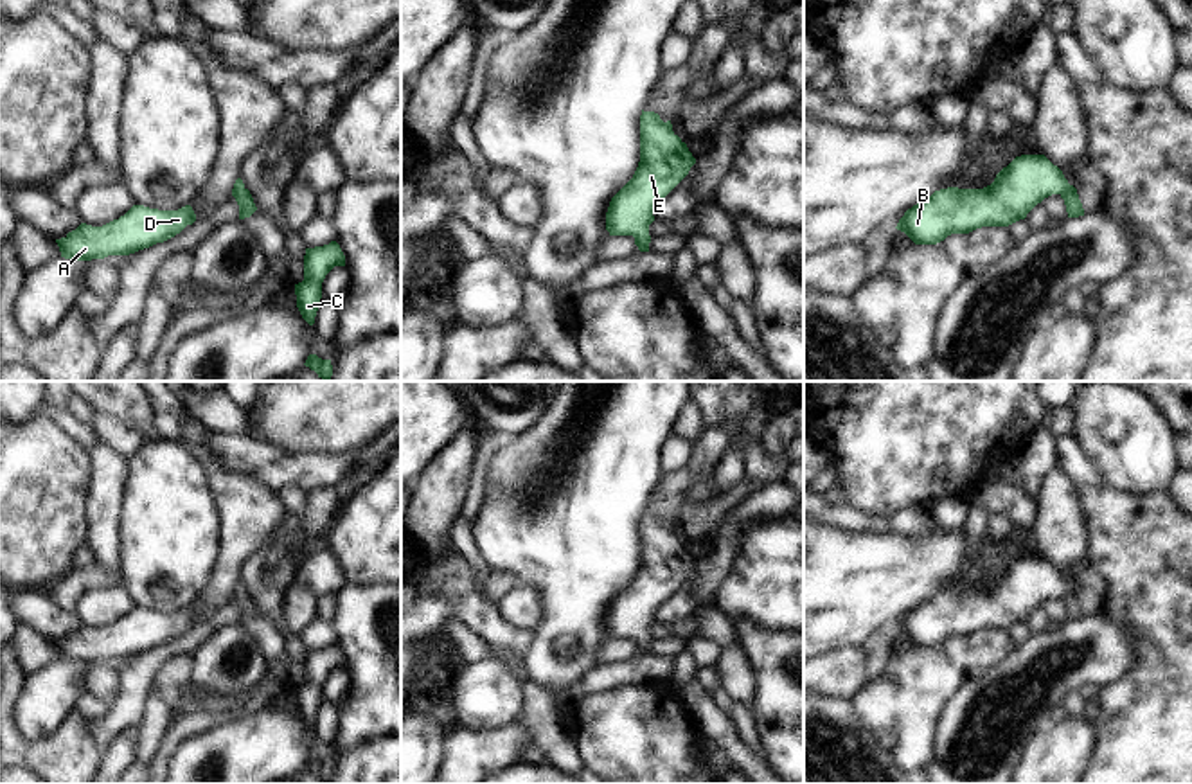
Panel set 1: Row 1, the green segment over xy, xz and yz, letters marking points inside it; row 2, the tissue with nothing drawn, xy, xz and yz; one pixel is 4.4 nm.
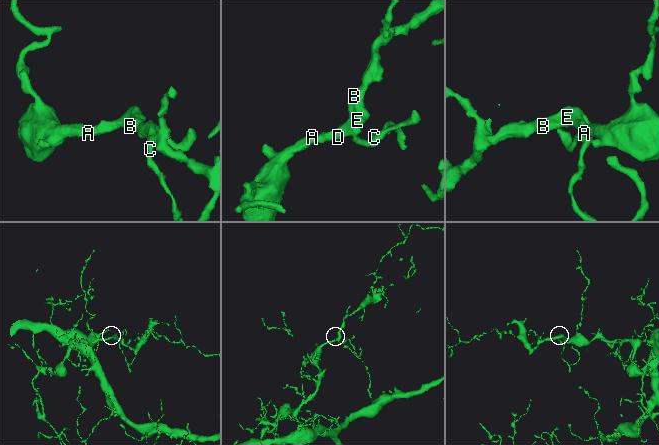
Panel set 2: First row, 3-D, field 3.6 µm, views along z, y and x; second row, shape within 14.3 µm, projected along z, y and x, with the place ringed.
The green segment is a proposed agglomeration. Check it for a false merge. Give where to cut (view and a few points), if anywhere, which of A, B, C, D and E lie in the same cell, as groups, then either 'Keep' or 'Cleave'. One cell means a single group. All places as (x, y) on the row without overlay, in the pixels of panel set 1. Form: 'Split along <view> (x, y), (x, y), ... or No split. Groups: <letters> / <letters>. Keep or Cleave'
No split. Groups: A B C D E. Keep

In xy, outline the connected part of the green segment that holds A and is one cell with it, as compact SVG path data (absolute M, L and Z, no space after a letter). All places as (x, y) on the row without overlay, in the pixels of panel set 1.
M133 608L124 619L102 629L81 626L65 640L56 642L61 660L72 664L129 658L164 646L196 624L191 608L178 613L158 613Z

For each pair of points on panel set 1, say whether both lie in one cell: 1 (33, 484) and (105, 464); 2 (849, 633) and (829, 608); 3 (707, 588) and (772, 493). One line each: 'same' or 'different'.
1: different
2: same
3: same

